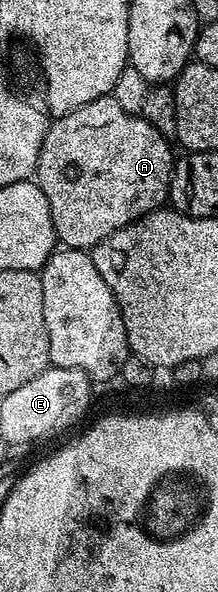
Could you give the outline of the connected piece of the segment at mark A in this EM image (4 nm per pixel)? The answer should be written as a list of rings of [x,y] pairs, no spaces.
[[[111,95],[102,96],[93,102],[85,102],[85,106],[77,106],[77,110],[52,119],[48,123],[45,138],[41,142],[39,161],[35,167],[34,179],[37,181],[39,189],[45,194],[45,202],[49,202],[49,214],[53,218],[56,241],[65,248],[90,250],[95,245],[100,244],[105,238],[109,238],[109,234],[129,226],[134,220],[138,220],[140,216],[148,216],[151,212],[164,207],[169,200],[171,174],[175,170],[175,161],[177,159],[176,153],[171,153],[171,148],[167,144],[170,144],[168,137],[161,135],[143,115],[121,110],[121,106]]]

